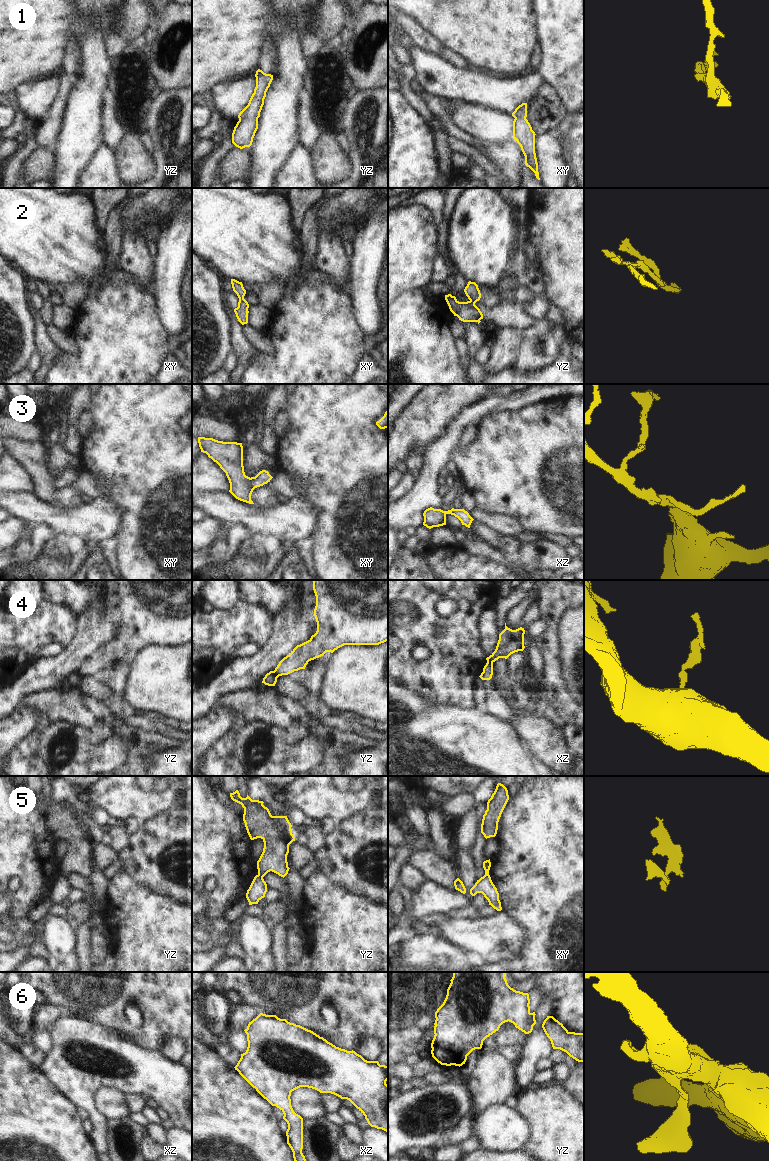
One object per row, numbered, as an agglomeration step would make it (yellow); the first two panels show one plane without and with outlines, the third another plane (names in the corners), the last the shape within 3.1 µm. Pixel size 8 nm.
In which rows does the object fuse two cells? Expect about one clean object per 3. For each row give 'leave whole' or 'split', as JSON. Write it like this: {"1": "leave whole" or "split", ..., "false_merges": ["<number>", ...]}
{"1": "leave whole", "2": "leave whole", "3": "split", "4": "split", "5": "split", "6": "leave whole", "false_merges": ["3", "4", "5"]}

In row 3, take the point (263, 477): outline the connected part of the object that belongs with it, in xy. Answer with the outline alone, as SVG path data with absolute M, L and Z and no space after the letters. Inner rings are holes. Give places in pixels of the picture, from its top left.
M262 470L255 477L249 479L249 485L255 489L257 487L263 486L270 482L273 477L269 474L268 471Z

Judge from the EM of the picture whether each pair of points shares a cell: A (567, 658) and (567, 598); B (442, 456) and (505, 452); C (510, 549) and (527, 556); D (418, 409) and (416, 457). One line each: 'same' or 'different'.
A: different
B: different
C: different
D: different

